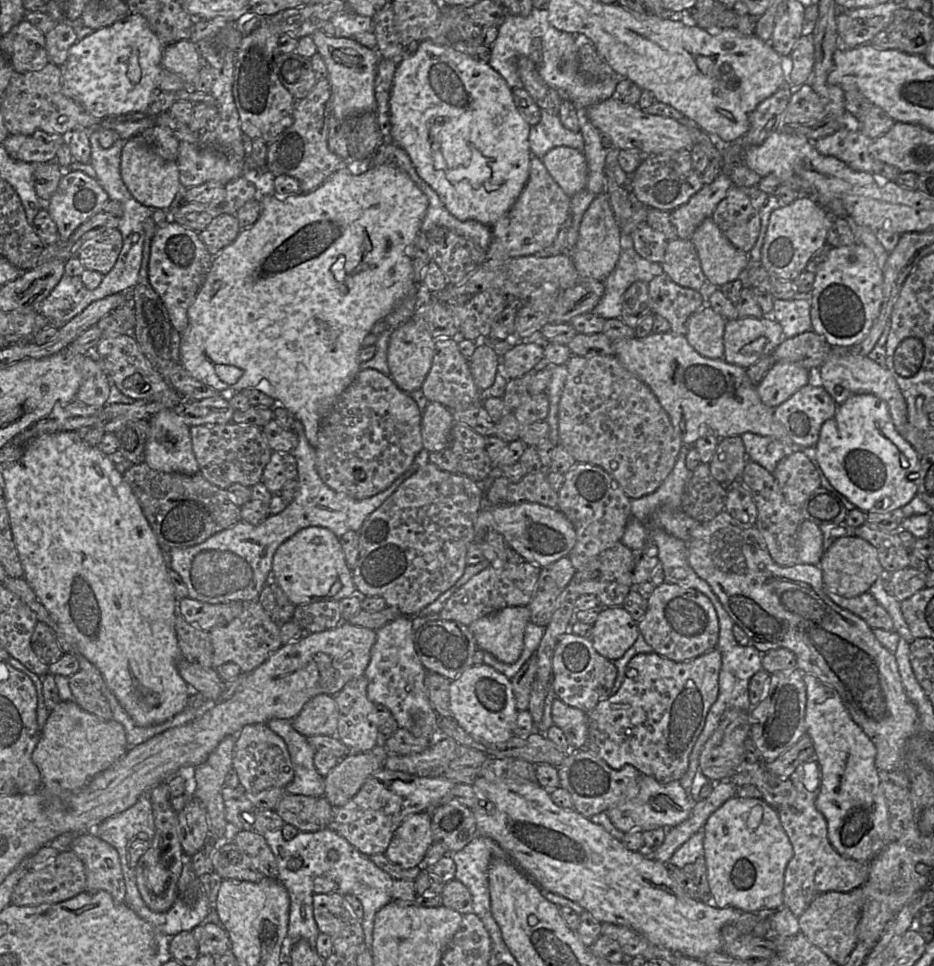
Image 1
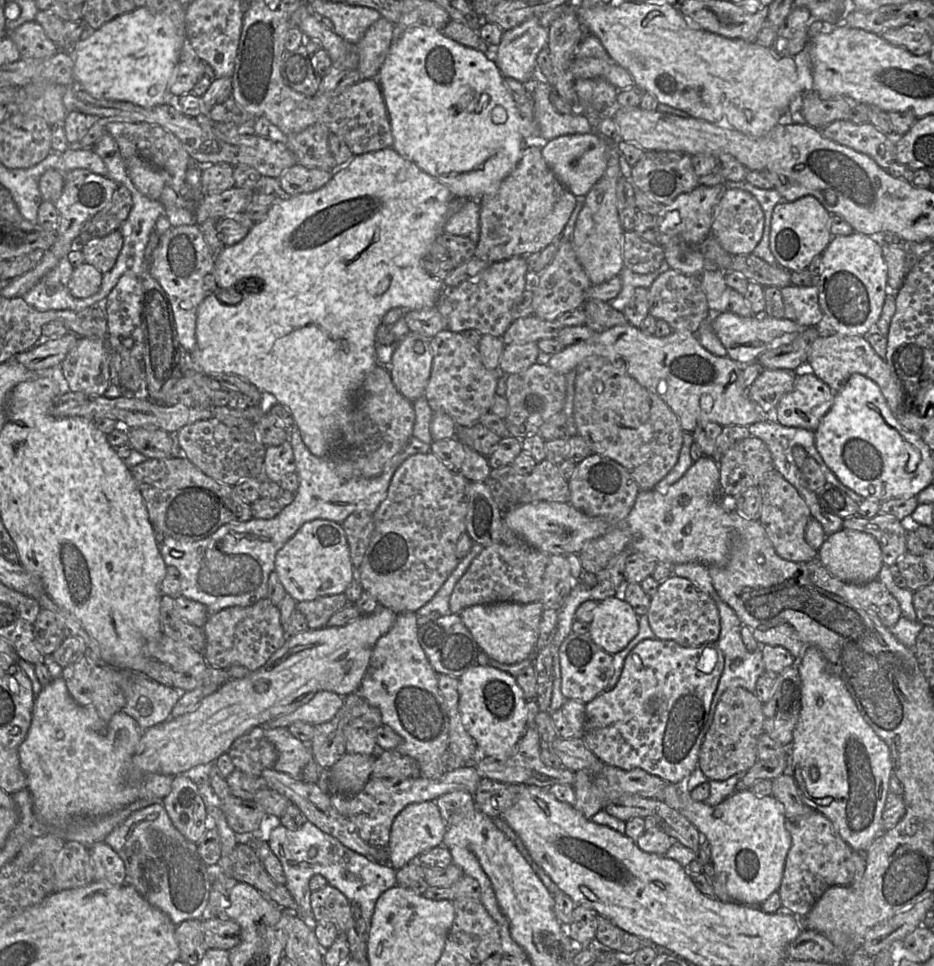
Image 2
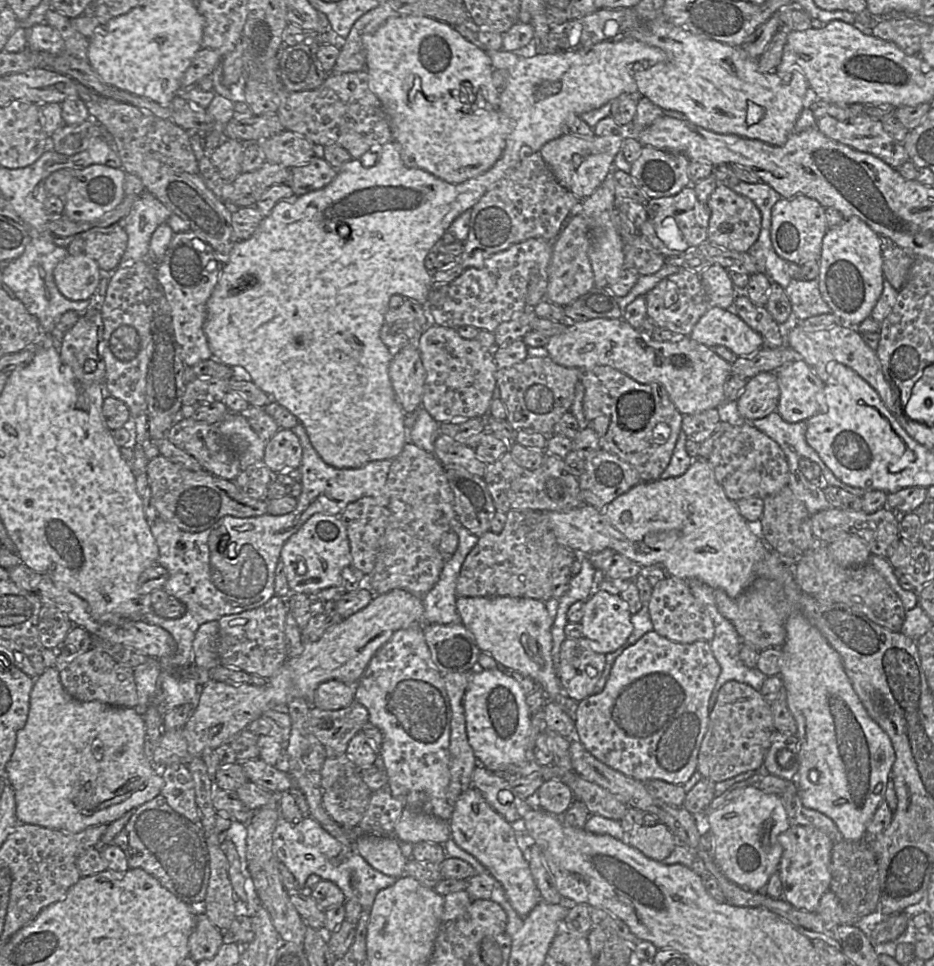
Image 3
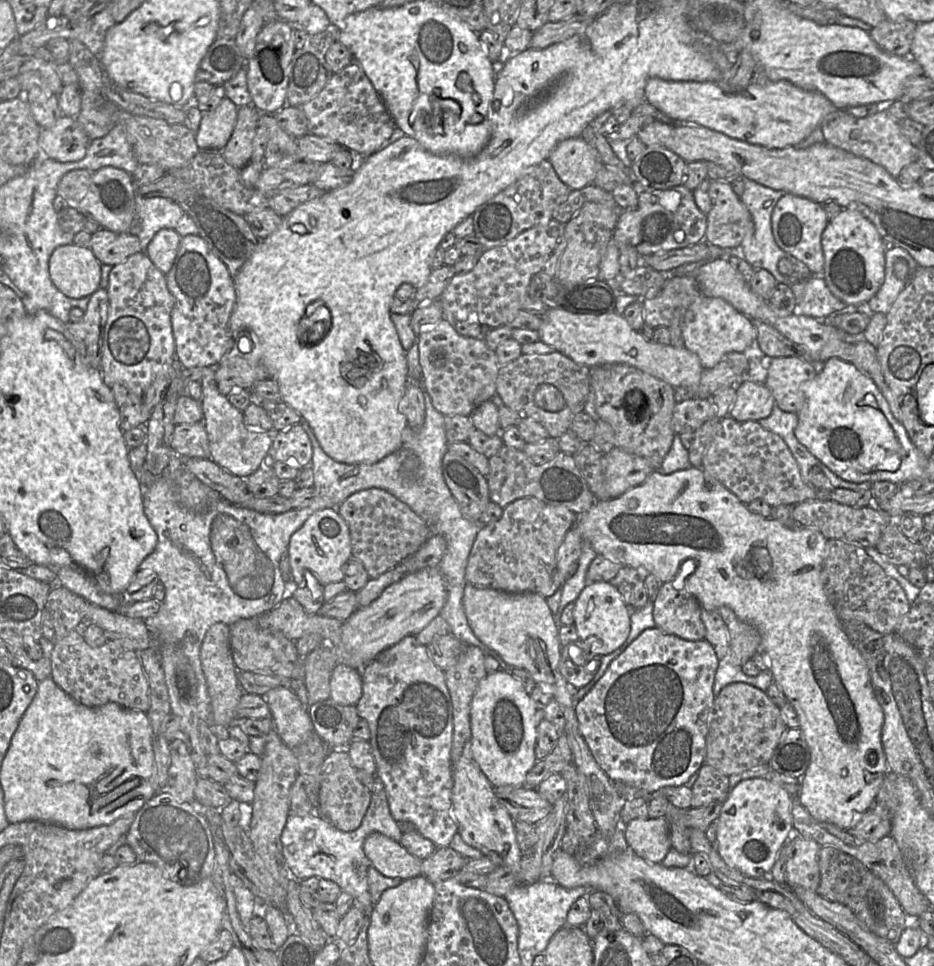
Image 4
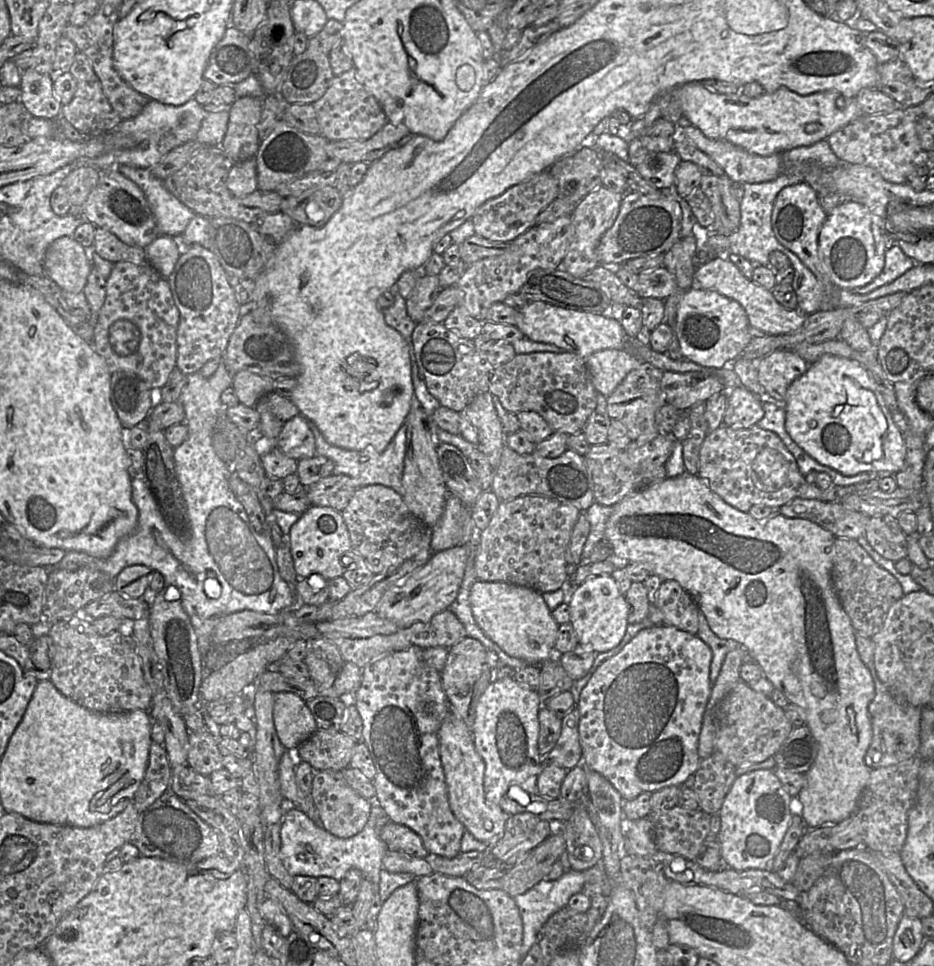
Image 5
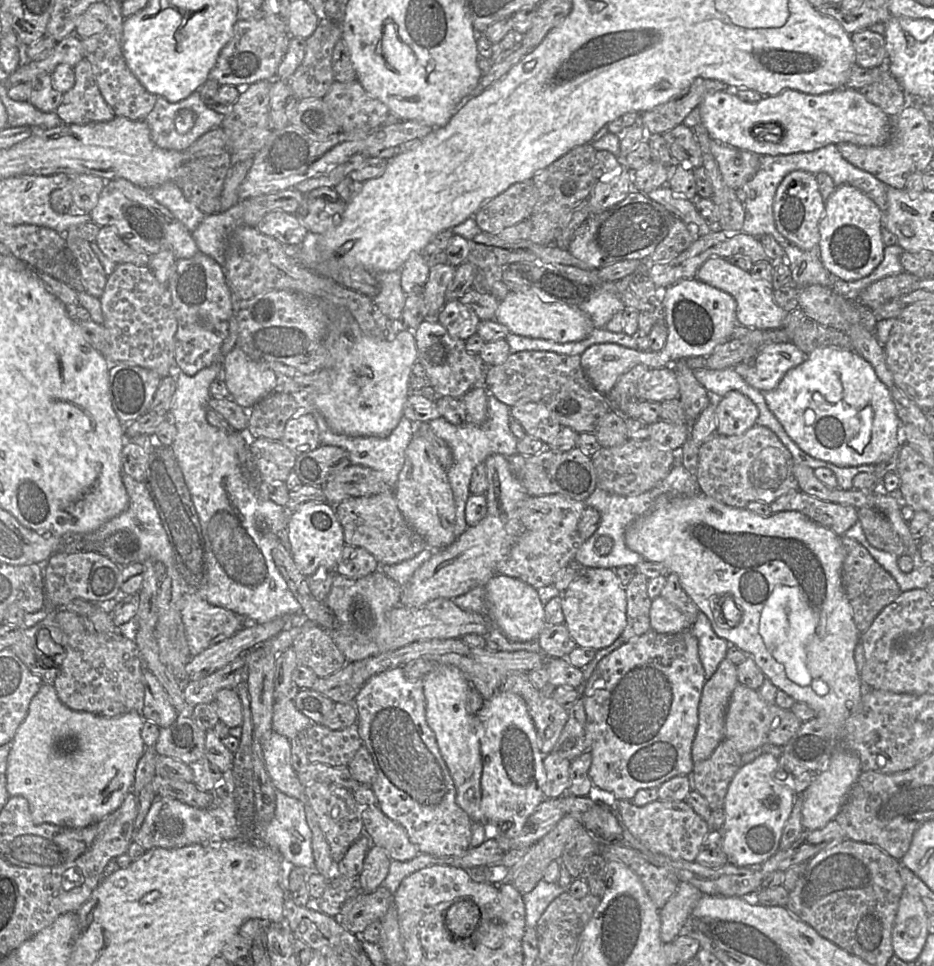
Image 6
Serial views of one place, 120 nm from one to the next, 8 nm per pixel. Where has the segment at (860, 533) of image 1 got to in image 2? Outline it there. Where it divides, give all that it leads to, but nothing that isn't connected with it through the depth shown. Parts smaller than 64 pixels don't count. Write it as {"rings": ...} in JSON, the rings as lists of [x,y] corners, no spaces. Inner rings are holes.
{"rings":[[[879,513],[873,518],[855,515],[843,520],[843,529],[856,530],[872,535],[879,543],[883,563],[892,566],[907,552],[906,532],[909,520]]]}

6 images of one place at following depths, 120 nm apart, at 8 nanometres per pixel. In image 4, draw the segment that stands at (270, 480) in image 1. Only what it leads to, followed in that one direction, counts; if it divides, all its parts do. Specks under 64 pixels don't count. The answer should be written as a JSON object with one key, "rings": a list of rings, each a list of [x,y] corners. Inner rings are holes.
{"rings":[[[300,423],[282,431],[273,432],[268,452],[268,462],[295,463],[297,468],[310,466],[312,460],[311,441]]]}

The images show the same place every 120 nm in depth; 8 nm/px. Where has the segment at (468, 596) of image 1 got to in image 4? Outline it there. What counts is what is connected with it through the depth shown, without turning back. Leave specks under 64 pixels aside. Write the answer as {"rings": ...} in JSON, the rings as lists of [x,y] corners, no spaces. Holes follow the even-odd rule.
{"rings":[[[535,497],[517,499],[503,508],[501,518],[480,528],[468,557],[465,580],[479,588],[508,593],[532,592],[544,598],[552,596],[564,583],[558,571],[556,552],[568,530],[575,525],[577,514],[564,506],[549,505]]]}

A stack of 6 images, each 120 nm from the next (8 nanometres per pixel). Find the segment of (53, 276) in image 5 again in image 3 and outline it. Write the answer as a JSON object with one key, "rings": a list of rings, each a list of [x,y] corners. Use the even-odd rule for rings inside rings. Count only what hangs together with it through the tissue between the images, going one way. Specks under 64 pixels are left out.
{"rings":[[[86,253],[67,255],[55,267],[53,276],[65,298],[85,301],[95,294],[101,279],[101,269]]]}

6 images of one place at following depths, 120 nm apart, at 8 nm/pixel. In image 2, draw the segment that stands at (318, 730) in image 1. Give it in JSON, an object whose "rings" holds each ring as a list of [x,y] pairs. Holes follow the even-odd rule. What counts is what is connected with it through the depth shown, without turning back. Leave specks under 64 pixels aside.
{"rings":[[[319,691],[306,704],[292,713],[276,717],[264,725],[264,728],[288,728],[296,721],[318,725],[330,721],[340,710],[344,697],[331,692]]]}

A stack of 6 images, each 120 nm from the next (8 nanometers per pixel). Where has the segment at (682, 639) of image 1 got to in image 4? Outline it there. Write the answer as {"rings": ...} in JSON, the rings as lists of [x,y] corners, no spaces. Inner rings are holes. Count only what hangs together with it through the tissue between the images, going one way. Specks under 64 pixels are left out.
{"rings":[[[676,578],[661,584],[653,606],[655,626],[663,632],[689,641],[704,639],[701,606]]]}

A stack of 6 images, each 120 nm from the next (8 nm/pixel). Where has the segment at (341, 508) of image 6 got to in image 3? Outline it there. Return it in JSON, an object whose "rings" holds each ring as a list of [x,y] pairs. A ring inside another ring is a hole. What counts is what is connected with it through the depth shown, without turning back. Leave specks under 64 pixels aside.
{"rings":[[[372,497],[348,504],[340,514],[350,543],[351,564],[366,576],[374,569],[376,552],[389,517],[389,509],[378,505]]]}

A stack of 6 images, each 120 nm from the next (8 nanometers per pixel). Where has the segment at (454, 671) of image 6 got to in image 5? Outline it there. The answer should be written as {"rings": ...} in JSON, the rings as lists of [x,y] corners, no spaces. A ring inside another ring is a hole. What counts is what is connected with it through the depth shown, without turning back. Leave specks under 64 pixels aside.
{"rings":[[[451,711],[438,730],[439,752],[448,788],[448,800],[455,817],[474,838],[491,843],[502,836],[507,818],[499,805],[486,799],[485,762],[477,753],[471,730]]]}

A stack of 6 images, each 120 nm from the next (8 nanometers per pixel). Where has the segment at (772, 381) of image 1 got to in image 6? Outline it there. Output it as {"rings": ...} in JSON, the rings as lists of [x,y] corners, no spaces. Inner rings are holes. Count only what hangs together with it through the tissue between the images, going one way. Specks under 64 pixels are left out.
{"rings":[[[730,391],[714,399],[716,405],[716,433],[733,436],[743,434],[756,425],[759,410],[755,403],[738,391]]]}

